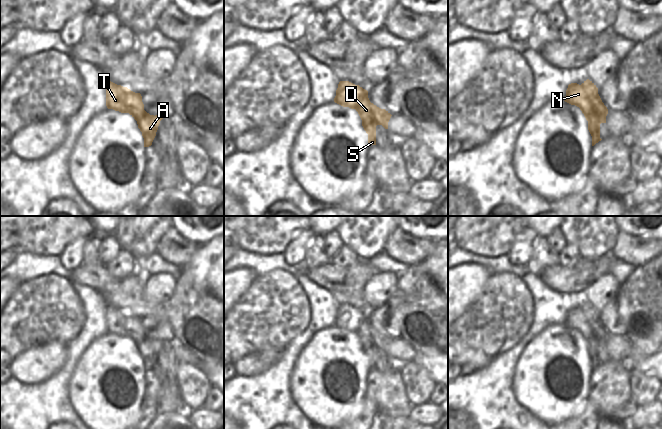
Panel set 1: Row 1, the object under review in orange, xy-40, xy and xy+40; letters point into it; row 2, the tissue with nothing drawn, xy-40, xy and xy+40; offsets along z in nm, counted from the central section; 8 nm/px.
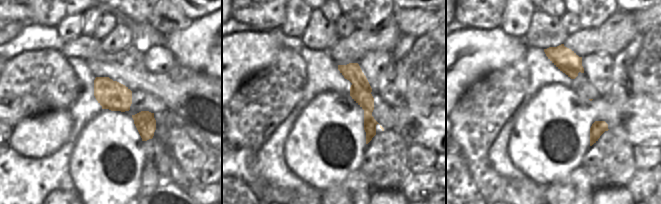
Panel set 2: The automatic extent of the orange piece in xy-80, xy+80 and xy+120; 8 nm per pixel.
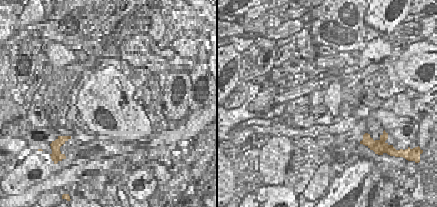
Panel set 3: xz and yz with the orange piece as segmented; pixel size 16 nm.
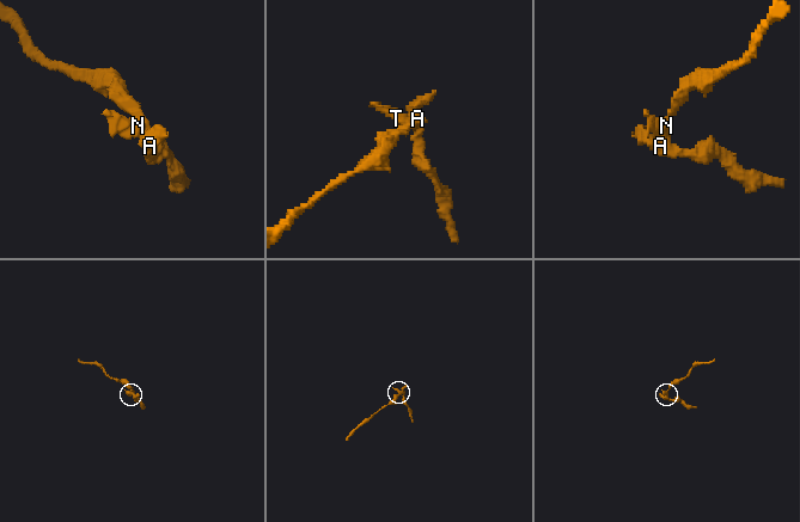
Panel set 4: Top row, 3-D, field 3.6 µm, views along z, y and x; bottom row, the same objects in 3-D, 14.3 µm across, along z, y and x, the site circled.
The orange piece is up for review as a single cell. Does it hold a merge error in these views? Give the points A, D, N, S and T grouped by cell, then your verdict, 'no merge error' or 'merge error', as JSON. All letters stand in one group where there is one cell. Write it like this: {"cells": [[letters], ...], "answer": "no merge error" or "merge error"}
{"cells": [["A", "S"], ["D", "N", "T"]], "answer": "merge error"}

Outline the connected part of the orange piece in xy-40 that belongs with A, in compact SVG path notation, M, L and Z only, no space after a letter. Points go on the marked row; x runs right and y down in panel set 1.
M149 115L141 121L137 121L137 124L144 138L144 147L151 146L156 136L160 120L154 115Z

